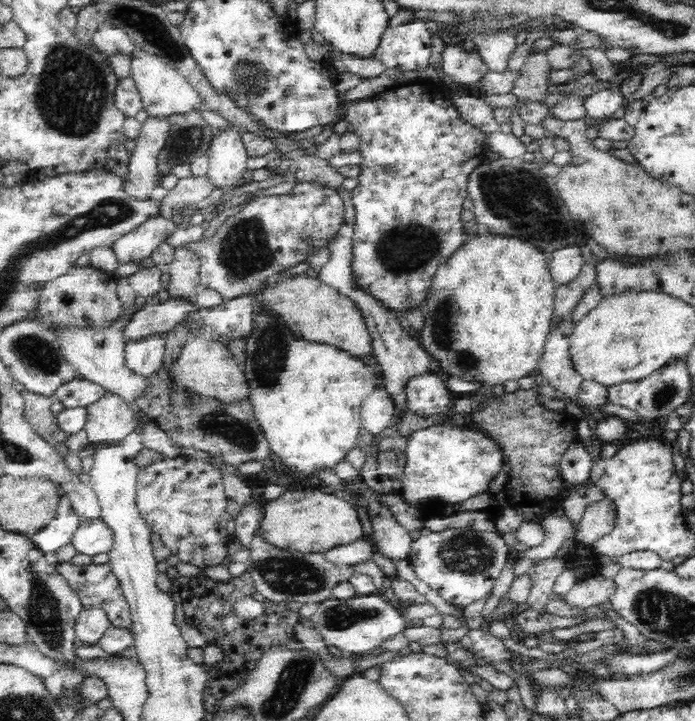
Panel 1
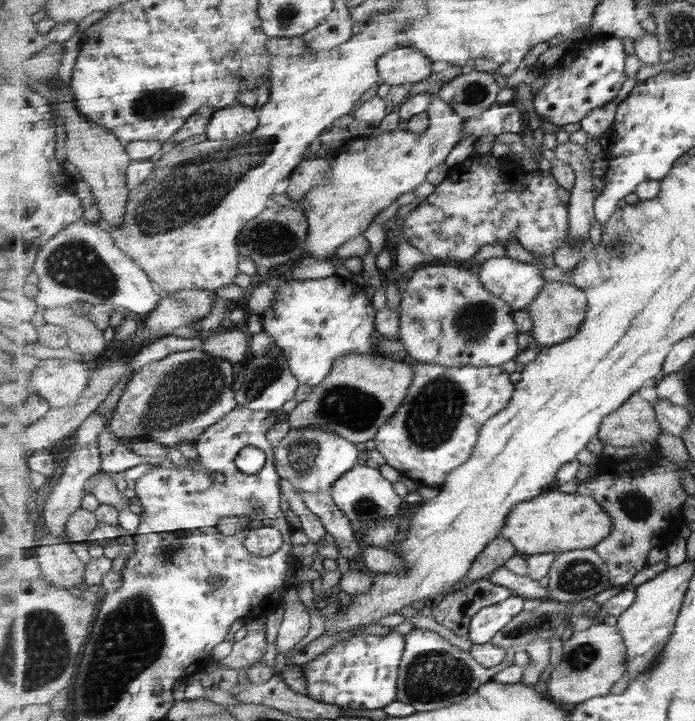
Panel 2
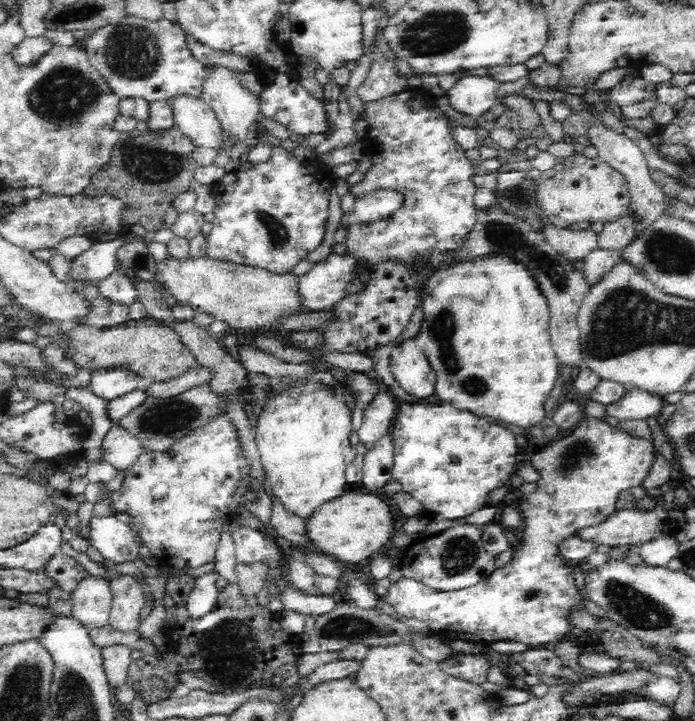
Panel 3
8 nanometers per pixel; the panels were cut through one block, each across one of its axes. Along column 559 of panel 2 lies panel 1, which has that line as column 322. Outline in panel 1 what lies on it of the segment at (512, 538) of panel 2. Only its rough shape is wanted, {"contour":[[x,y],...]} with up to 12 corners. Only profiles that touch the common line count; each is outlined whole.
{"contour":[[318,489],[264,503],[257,538],[325,554],[364,539],[358,510]]}

